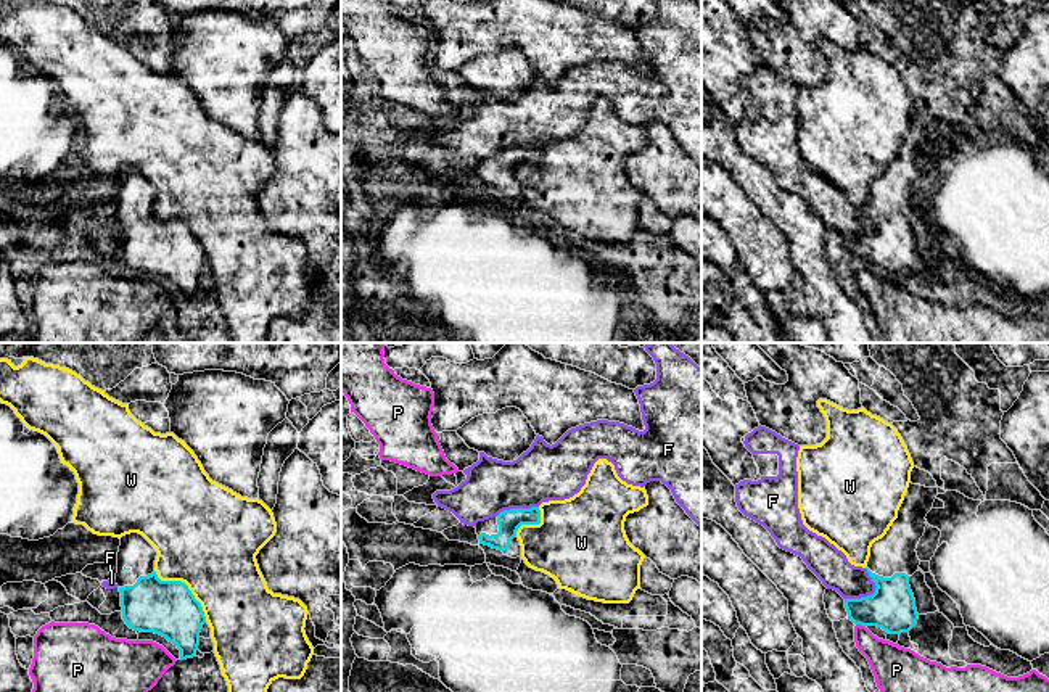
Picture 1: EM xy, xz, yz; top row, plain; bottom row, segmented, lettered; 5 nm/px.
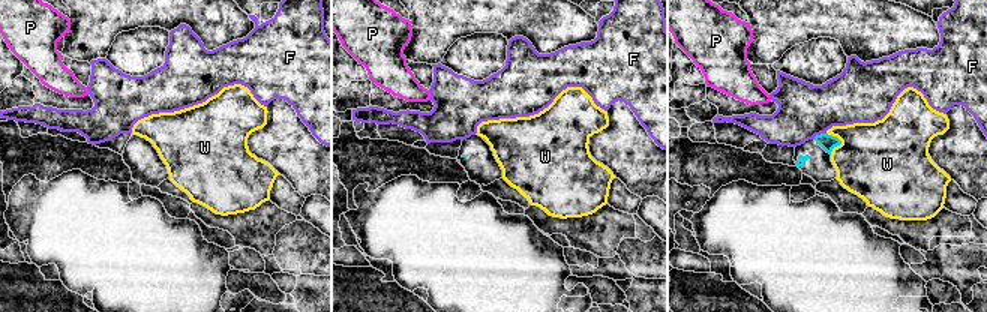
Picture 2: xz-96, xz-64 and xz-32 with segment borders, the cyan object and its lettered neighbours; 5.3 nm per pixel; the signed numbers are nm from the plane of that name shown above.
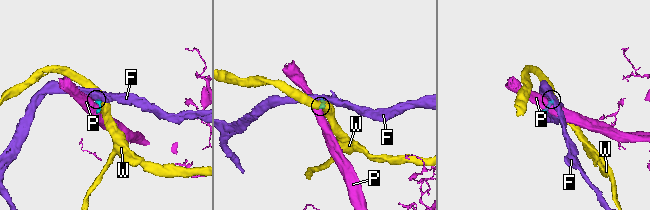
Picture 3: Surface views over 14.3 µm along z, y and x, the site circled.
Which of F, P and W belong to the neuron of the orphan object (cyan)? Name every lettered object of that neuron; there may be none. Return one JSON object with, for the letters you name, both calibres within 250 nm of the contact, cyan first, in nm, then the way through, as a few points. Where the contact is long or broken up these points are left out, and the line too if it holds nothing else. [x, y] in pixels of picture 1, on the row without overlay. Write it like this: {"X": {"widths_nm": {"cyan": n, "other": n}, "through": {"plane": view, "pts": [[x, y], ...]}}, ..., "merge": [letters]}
{"merge": []}

